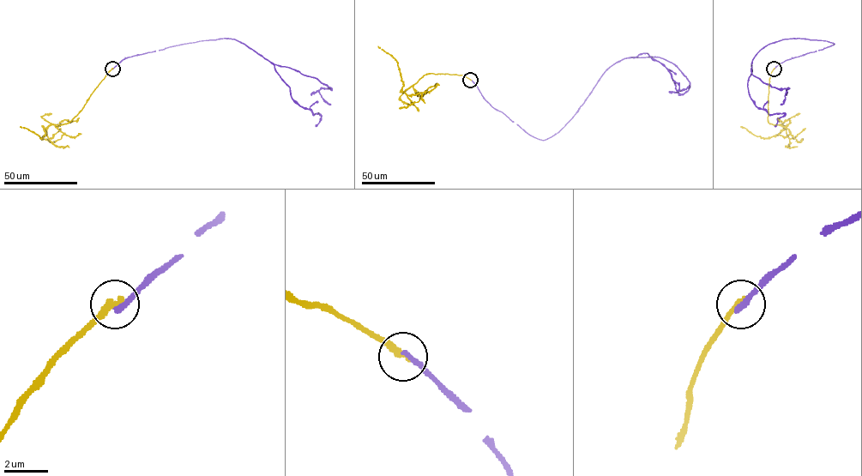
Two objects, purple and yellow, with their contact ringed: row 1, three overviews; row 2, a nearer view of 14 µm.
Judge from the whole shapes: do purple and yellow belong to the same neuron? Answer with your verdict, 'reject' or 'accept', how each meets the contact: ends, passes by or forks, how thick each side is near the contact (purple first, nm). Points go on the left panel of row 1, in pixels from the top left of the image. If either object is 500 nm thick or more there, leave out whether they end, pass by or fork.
reject; purple ends there; yellow ends there; 280 nm thick on the purple side, 280 nm on the other

